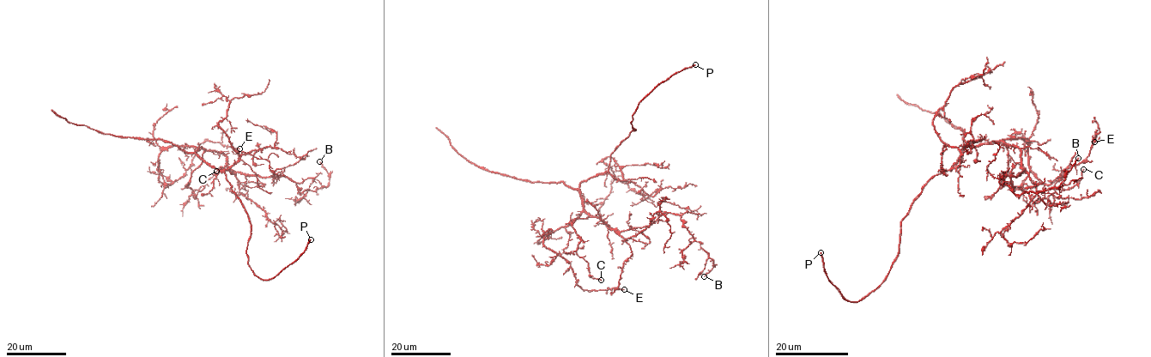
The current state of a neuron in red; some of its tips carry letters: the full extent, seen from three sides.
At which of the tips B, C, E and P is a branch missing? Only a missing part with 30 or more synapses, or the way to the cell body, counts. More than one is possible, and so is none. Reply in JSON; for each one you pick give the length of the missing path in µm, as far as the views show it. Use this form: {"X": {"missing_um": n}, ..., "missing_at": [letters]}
{"P": {"missing_um": 30}, "missing_at": ["P"]}

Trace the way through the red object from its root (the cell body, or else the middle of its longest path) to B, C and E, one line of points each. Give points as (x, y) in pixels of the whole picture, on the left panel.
B: (202, 159), (200, 148), (221, 151), (232, 169), (286, 176), (300, 192), (329, 184), (319, 161)
C: (202, 159), (195, 153), (200, 148), (202, 161), (188, 185), (195, 198), (192, 192), (200, 191), (216, 171)
E: (202, 159), (192, 146), (165, 149), (159, 157), (159, 179), (168, 184), (178, 180), (206, 141), (239, 148)

